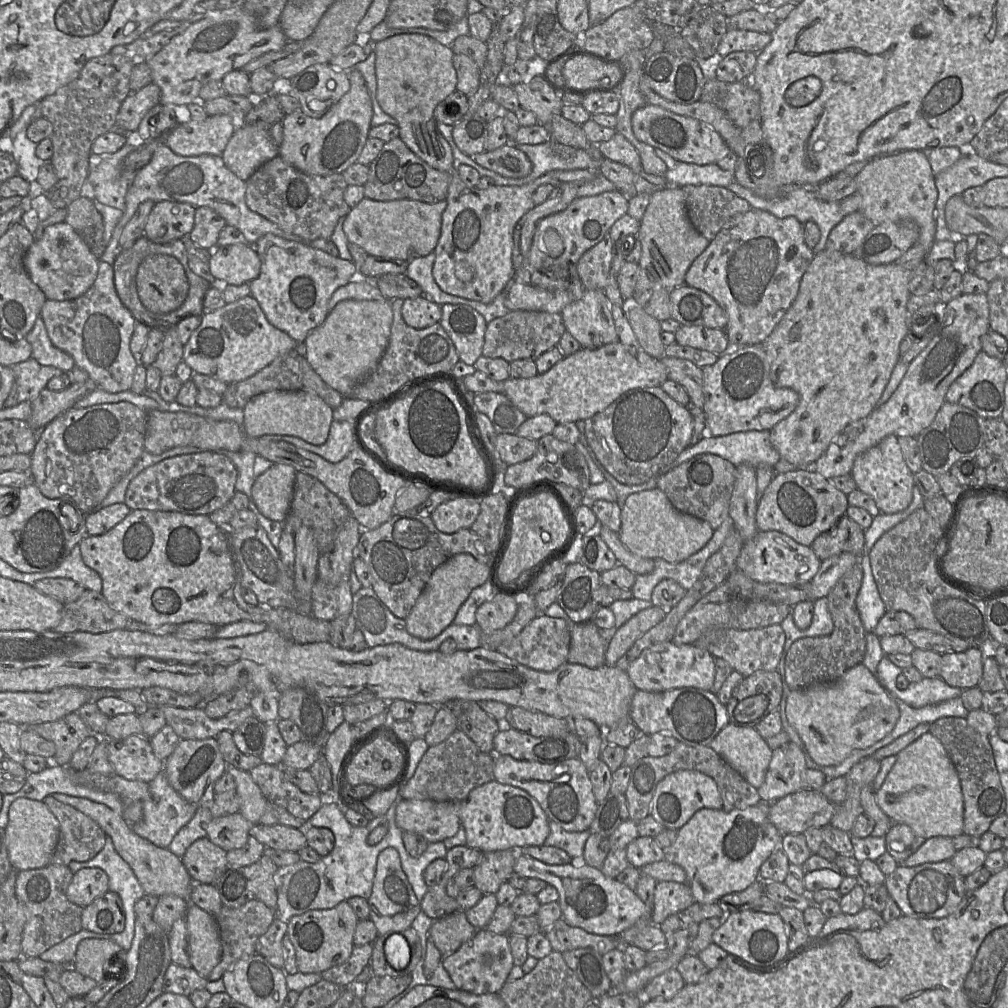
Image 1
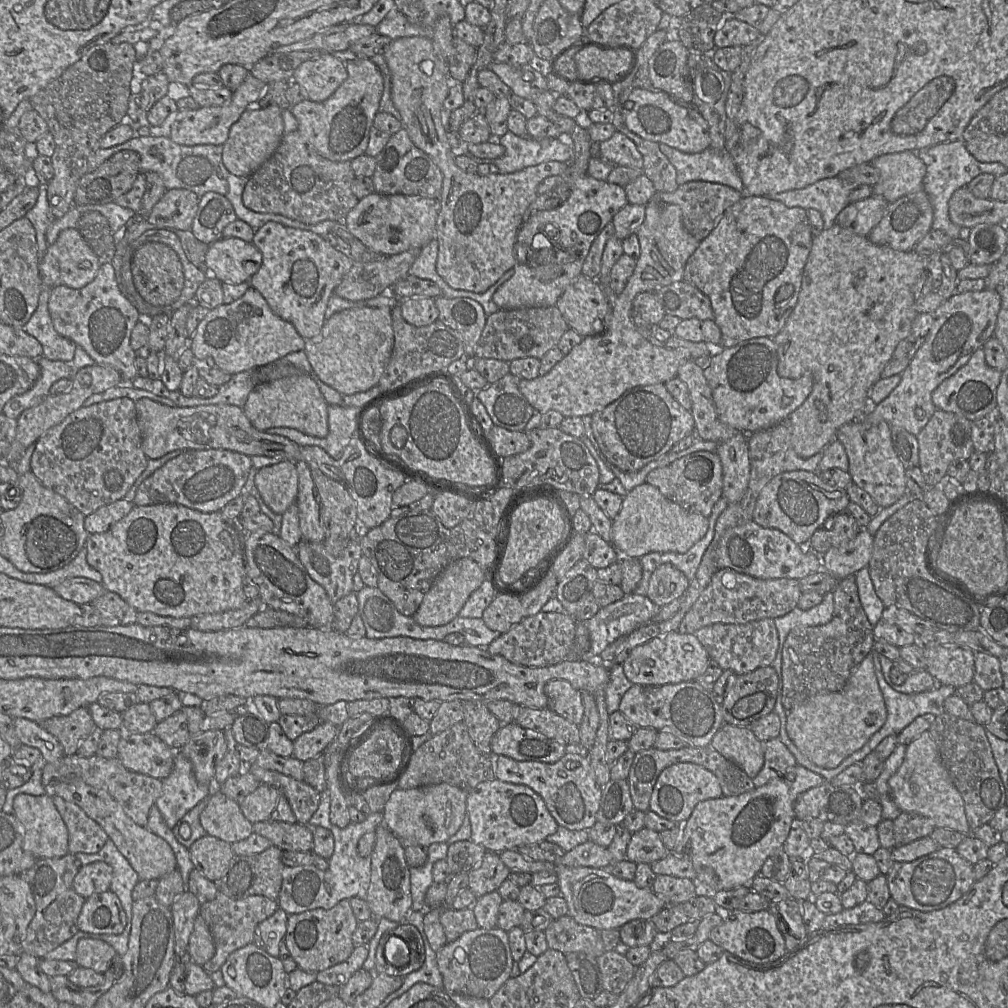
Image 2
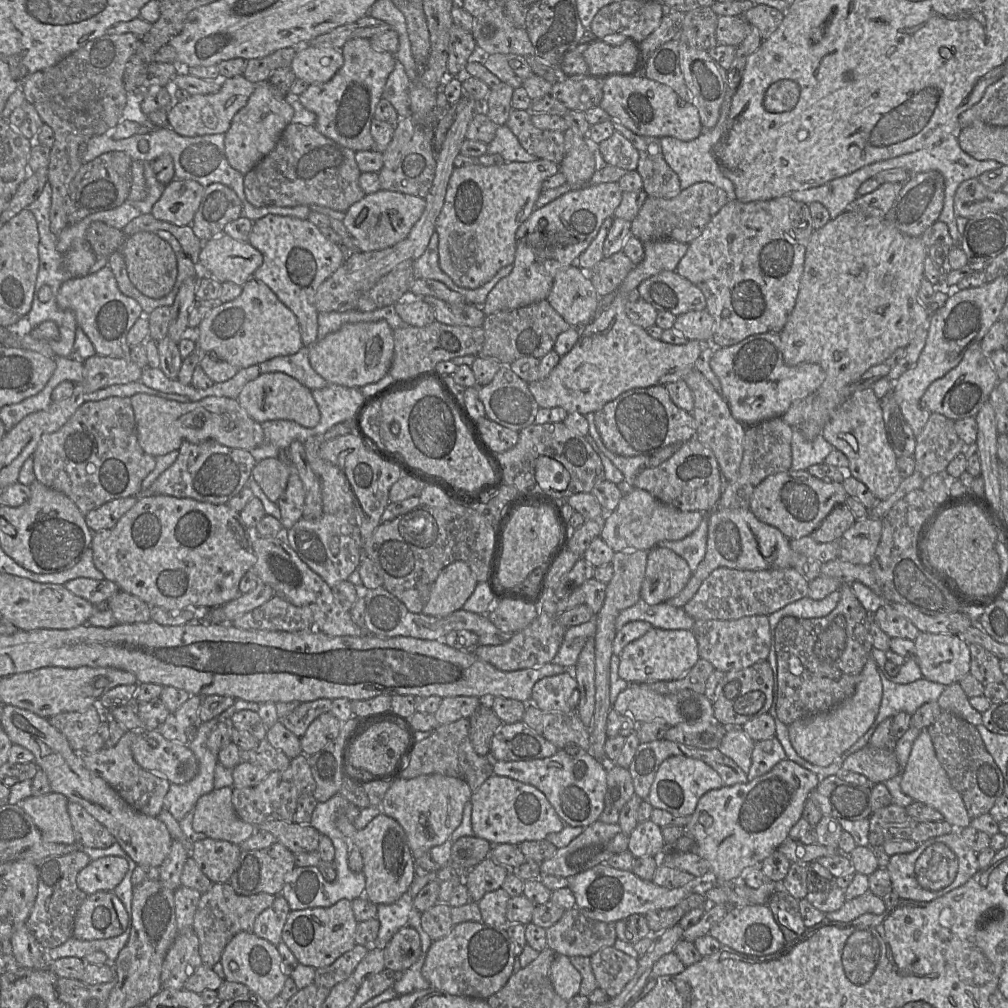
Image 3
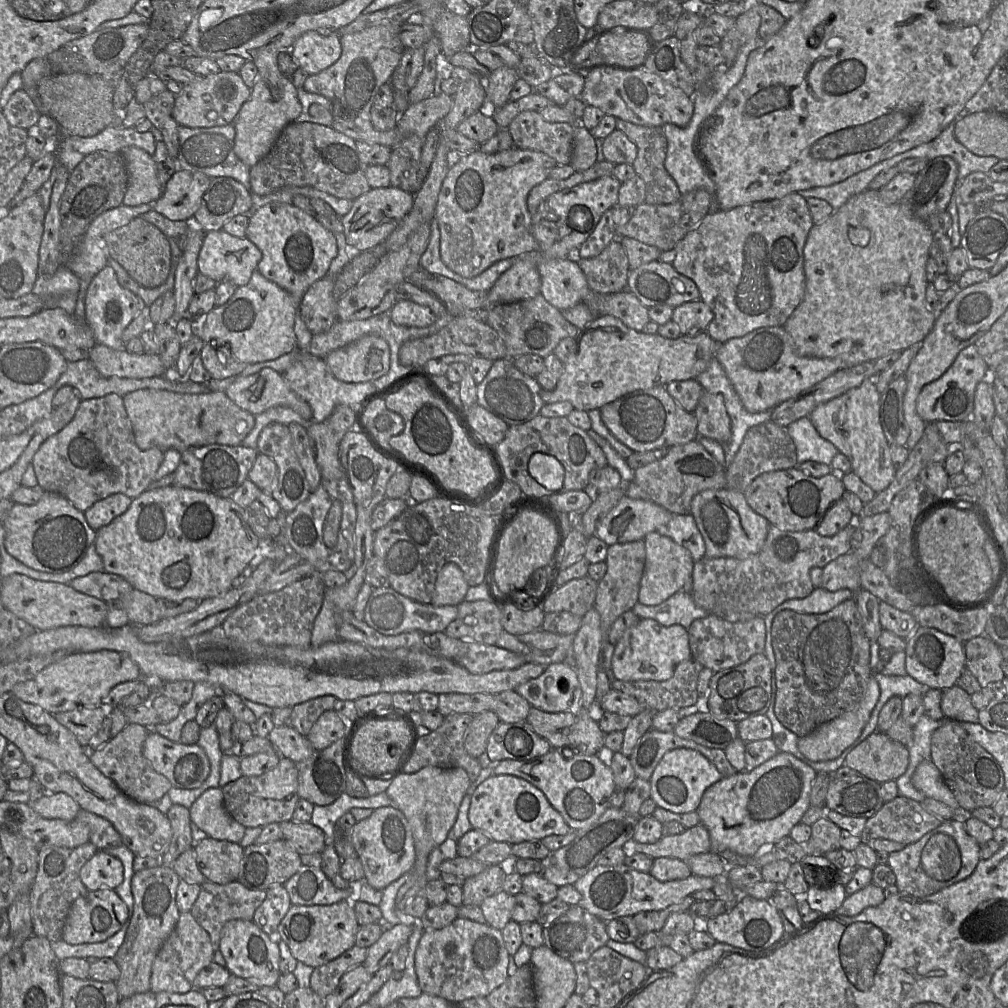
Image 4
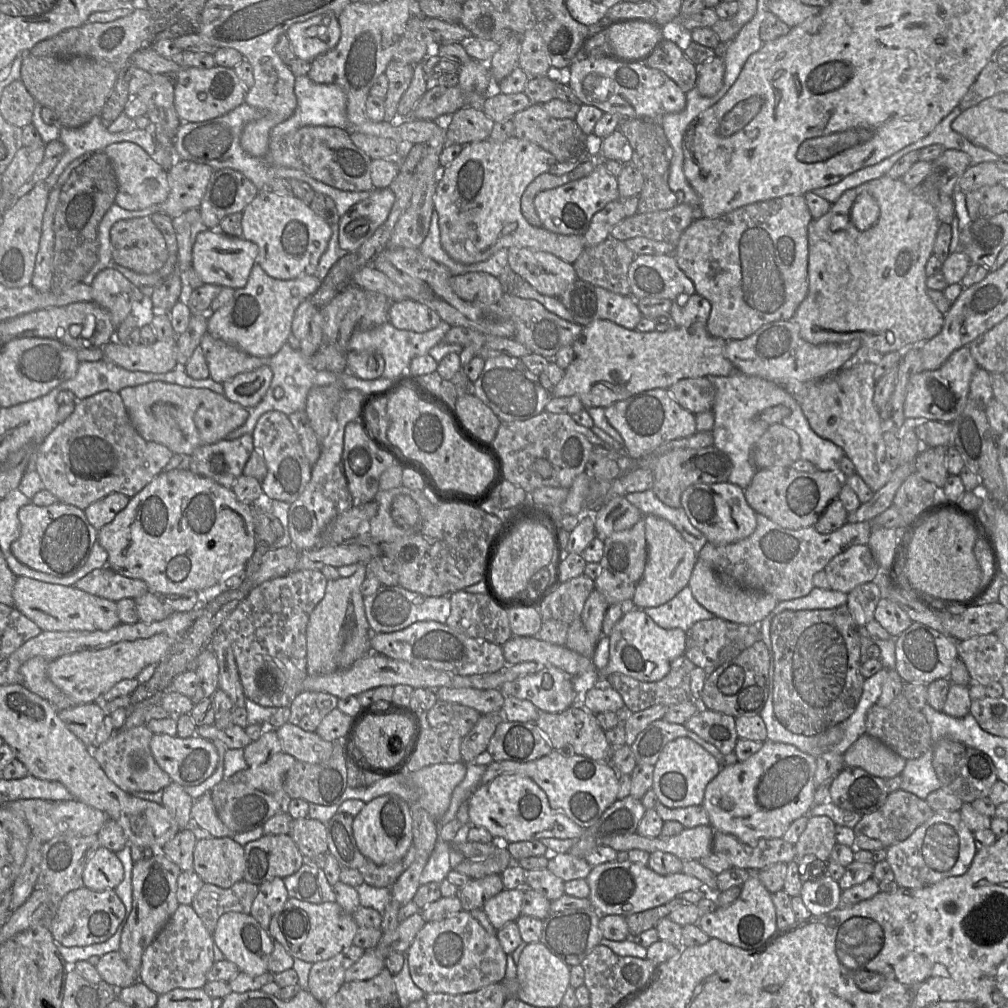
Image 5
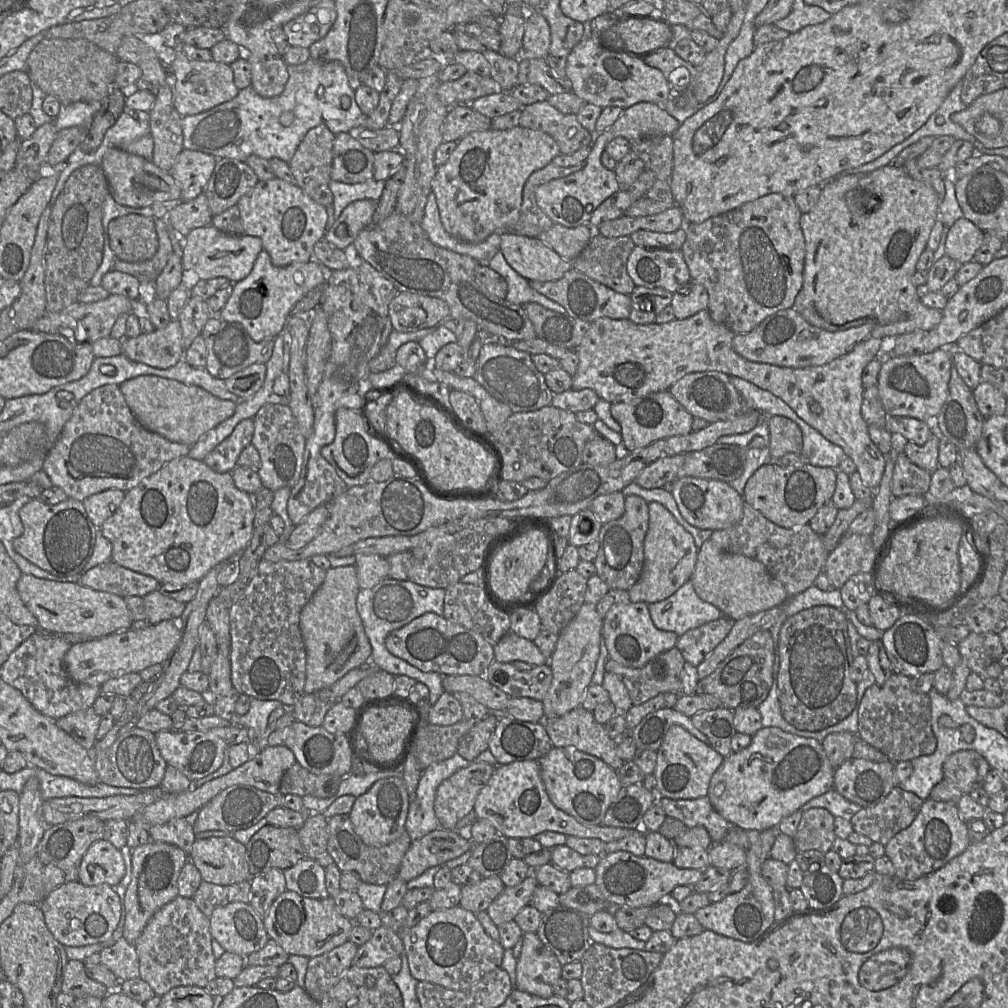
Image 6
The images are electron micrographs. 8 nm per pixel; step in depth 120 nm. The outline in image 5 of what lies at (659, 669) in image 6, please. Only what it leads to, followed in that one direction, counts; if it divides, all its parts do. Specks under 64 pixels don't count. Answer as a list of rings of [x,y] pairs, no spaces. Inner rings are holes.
[[[684,655],[676,658],[668,674],[659,681],[643,682],[619,672],[601,677],[600,684],[605,684],[616,690],[622,697],[625,708],[631,712],[639,712],[654,705],[671,706],[692,700],[690,689],[691,673],[696,666]]]

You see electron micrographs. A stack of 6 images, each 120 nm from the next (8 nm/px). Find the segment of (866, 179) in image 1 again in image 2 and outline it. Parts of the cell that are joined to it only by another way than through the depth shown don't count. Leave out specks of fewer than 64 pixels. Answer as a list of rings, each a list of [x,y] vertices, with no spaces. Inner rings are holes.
[[[914,151],[884,154],[874,158],[871,164],[880,172],[872,194],[884,197],[889,203],[923,189],[927,168]]]

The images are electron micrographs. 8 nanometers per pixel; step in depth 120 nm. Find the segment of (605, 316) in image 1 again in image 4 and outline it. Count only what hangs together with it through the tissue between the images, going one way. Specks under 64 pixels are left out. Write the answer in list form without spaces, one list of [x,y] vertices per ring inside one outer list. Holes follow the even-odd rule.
[[[543,260],[537,269],[541,278],[540,294],[560,311],[576,306],[591,291],[576,260]]]

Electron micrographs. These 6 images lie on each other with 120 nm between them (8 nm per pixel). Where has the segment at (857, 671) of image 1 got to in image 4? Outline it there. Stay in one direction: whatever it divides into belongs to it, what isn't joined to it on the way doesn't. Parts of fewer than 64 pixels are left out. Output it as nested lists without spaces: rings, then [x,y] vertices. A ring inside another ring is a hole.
[[[872,674],[859,703],[852,710],[843,715],[821,724],[810,734],[799,737],[797,744],[799,751],[809,760],[814,762],[833,760],[839,757],[841,753],[860,736],[871,716],[879,696],[880,687],[874,674]]]

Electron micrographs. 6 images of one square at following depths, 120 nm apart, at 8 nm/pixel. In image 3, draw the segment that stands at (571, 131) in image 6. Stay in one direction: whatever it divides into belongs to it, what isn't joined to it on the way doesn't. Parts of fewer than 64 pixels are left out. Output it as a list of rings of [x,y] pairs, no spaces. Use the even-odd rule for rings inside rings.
[[[512,109],[506,125],[529,154],[560,165],[564,158],[564,133],[536,128],[531,116],[527,110]]]

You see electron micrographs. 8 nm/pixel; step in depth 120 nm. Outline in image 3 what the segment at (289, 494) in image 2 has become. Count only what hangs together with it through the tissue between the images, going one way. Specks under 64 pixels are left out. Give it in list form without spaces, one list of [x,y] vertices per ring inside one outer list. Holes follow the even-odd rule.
[[[265,458],[256,462],[251,478],[270,501],[277,503],[286,490],[289,474],[289,466],[285,461],[279,458]]]

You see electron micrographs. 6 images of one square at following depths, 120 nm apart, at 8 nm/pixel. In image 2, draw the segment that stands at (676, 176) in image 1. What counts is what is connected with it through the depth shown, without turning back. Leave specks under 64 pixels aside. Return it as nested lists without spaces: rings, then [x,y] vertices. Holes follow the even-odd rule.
[[[659,143],[659,147],[676,168],[679,186],[700,180],[721,183],[739,192],[744,191],[736,164],[727,151],[708,147],[699,153],[685,153],[664,143]]]

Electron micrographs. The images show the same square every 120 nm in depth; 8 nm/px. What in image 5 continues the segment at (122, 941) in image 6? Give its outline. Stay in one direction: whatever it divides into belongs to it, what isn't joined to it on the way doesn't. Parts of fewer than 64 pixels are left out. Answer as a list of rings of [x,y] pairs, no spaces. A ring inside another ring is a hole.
[[[113,951],[102,955],[95,966],[102,981],[116,989],[134,984],[137,974],[128,966],[120,951]]]

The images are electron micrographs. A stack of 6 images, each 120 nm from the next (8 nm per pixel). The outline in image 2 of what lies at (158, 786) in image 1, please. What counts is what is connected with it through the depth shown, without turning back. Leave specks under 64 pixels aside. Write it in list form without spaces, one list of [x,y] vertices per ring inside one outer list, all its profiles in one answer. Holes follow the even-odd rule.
[[[181,749],[176,750],[170,775],[161,781],[162,794],[156,800],[155,806],[170,829],[209,795],[209,786],[196,780],[192,764]]]

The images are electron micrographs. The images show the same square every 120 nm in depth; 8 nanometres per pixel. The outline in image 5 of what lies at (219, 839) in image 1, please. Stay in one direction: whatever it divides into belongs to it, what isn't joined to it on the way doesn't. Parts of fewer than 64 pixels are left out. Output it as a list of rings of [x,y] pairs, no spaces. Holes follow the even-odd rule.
[[[206,792],[194,800],[191,808],[191,825],[193,822],[208,831],[214,838],[232,838],[235,834],[219,819],[212,802],[211,792]]]

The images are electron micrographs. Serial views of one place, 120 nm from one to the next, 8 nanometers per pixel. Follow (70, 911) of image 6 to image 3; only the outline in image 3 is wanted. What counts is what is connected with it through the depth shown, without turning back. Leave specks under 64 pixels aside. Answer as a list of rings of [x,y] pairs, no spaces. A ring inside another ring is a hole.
[[[113,892],[87,895],[74,919],[73,937],[78,940],[102,940],[117,937],[127,928],[128,915]]]

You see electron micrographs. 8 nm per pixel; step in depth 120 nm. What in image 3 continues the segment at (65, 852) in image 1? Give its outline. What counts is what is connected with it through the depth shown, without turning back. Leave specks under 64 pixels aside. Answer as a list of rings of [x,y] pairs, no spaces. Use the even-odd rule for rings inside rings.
[[[69,801],[67,810],[73,827],[75,843],[83,847],[107,849],[116,842],[109,830],[80,804]]]

